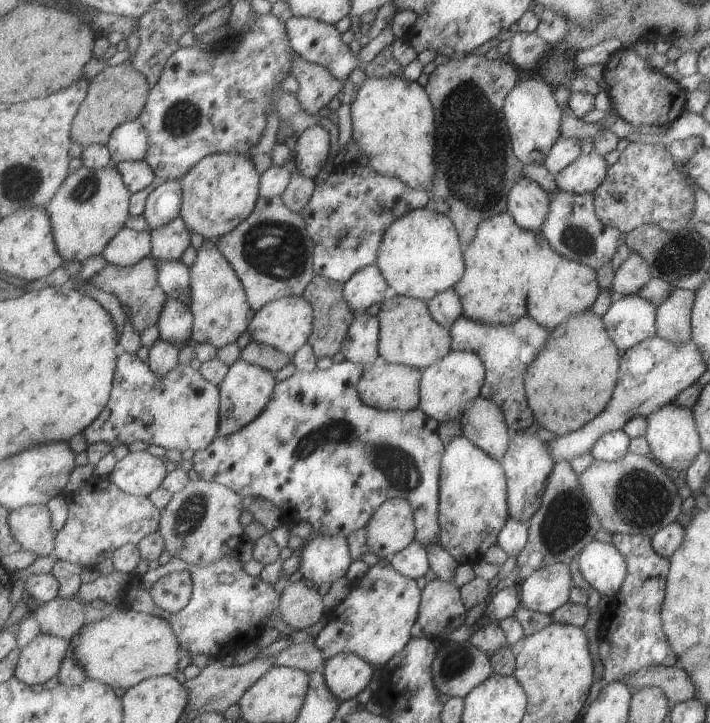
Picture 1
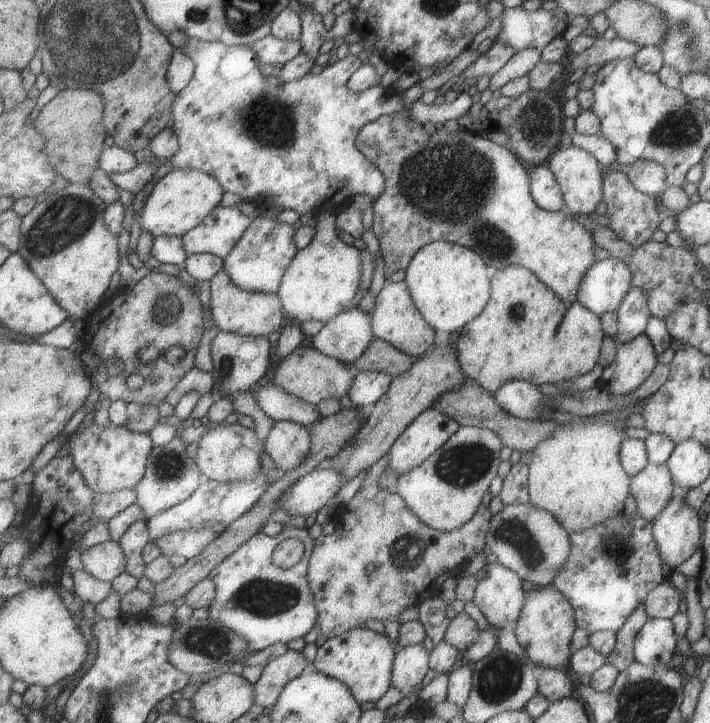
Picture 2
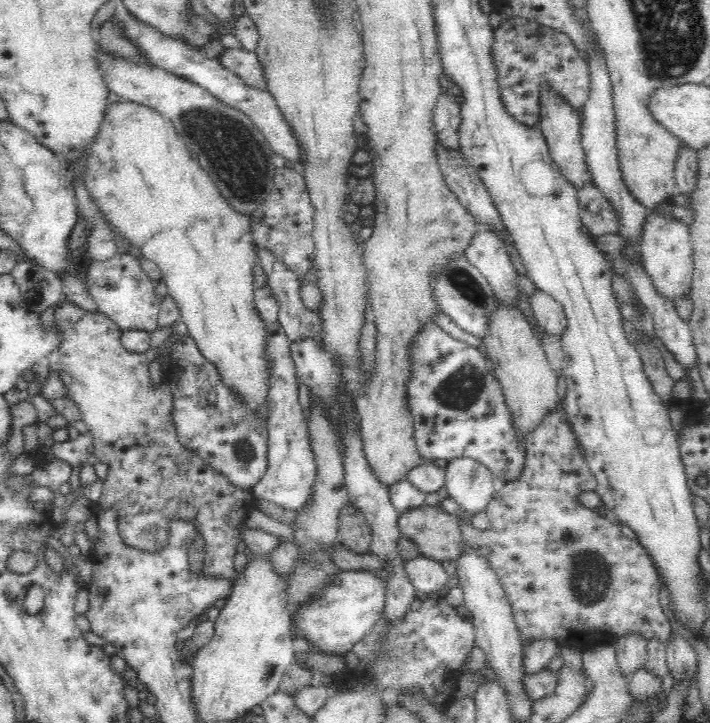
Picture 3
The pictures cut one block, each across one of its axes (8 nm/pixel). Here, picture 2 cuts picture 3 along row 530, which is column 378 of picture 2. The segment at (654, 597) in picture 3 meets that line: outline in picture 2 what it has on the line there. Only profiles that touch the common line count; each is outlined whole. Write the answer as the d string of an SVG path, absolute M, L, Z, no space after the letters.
M385 453L377 462L371 464L371 468L366 471L364 479L360 483L359 488L354 493L354 496L347 502L346 510L343 512L343 516L339 518L339 524L337 523L337 530L333 534L325 535L321 534L316 538L314 553L312 554L310 560L310 585L311 590L314 592L316 604L319 611L319 632L325 634L328 639L342 635L347 631L353 630L354 628L365 629L365 622L371 620L371 618L382 622L387 620L387 618L393 618L399 623L399 612L403 610L406 606L419 606L420 602L423 600L437 597L439 594L439 589L443 581L448 576L460 577L461 570L466 567L469 561L479 552L482 552L485 545L485 535L487 530L489 530L489 521L491 513L487 508L486 501L483 504L477 507L475 514L467 521L463 523L463 526L460 526L458 529L449 532L441 532L435 529L432 529L430 526L427 526L426 523L422 521L415 513L406 505L406 502L397 494L389 493L388 491L381 489L377 482L380 474L385 470L387 465L388 453Z

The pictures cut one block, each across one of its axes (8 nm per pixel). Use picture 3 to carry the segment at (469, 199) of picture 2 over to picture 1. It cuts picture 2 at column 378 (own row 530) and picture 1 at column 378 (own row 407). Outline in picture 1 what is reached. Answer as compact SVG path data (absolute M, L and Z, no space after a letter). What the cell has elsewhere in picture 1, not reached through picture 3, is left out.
M387 75L385 78L366 77L351 104L352 138L358 143L361 154L369 157L369 166L379 174L399 179L415 190L428 193L435 178L435 120L430 98L416 81Z

